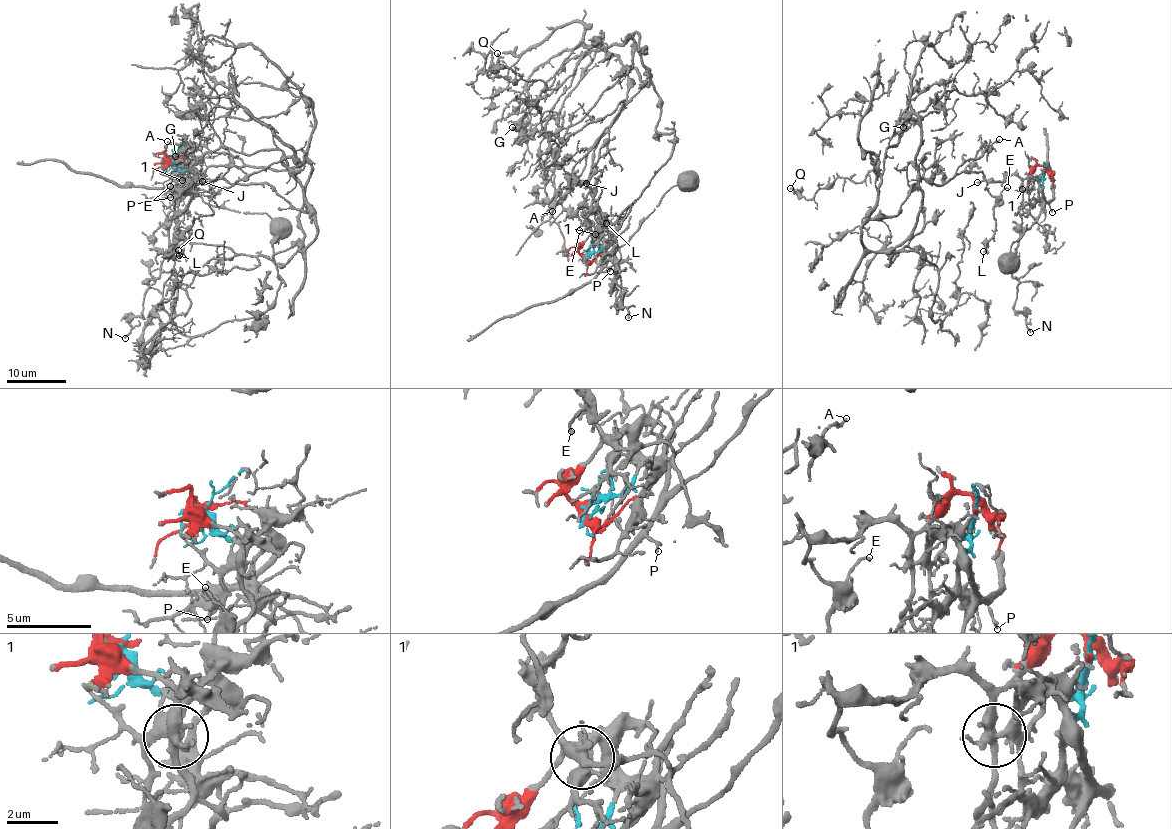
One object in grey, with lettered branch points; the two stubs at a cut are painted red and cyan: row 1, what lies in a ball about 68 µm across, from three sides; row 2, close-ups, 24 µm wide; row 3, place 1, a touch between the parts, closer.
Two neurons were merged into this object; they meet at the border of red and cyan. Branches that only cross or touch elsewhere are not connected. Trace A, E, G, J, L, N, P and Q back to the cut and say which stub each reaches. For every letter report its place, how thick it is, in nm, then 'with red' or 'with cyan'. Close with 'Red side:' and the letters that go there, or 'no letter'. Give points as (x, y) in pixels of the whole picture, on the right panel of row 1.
A: place (999, 139); calibre 150 nm; with red
E: place (1007, 187); calibre 160 nm; with red
G: place (903, 127); calibre 180 nm; with red
J: place (977, 182); calibre 120 nm; with red
L: place (983, 251); calibre 140 nm; with red
N: place (1030, 332); calibre 180 nm; with red
P: place (1052, 212); calibre 130 nm; with cyan
Q: place (790, 188); calibre 150 nm; with red
Red side: A, E, G, J, L, N, Q

